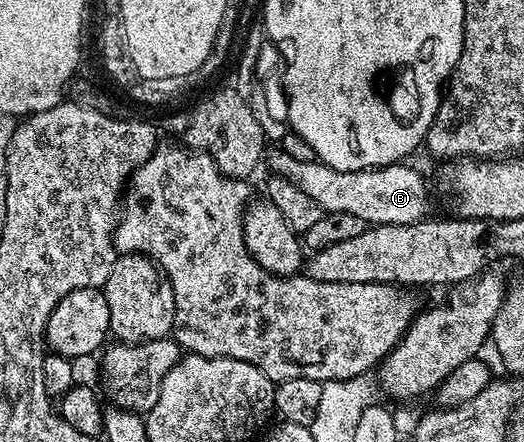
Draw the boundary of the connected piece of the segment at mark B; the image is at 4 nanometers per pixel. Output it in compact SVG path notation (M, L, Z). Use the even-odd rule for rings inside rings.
M280 149L270 150L267 155L267 167L273 170L274 176L291 181L307 193L315 205L319 205L322 212L351 213L359 217L367 225L407 225L417 223L420 219L426 218L429 207L429 191L425 188L425 179L413 167L405 167L404 162L392 163L386 167L379 167L371 171L340 171L329 167L320 161L295 161L295 157L289 156L286 151Z

